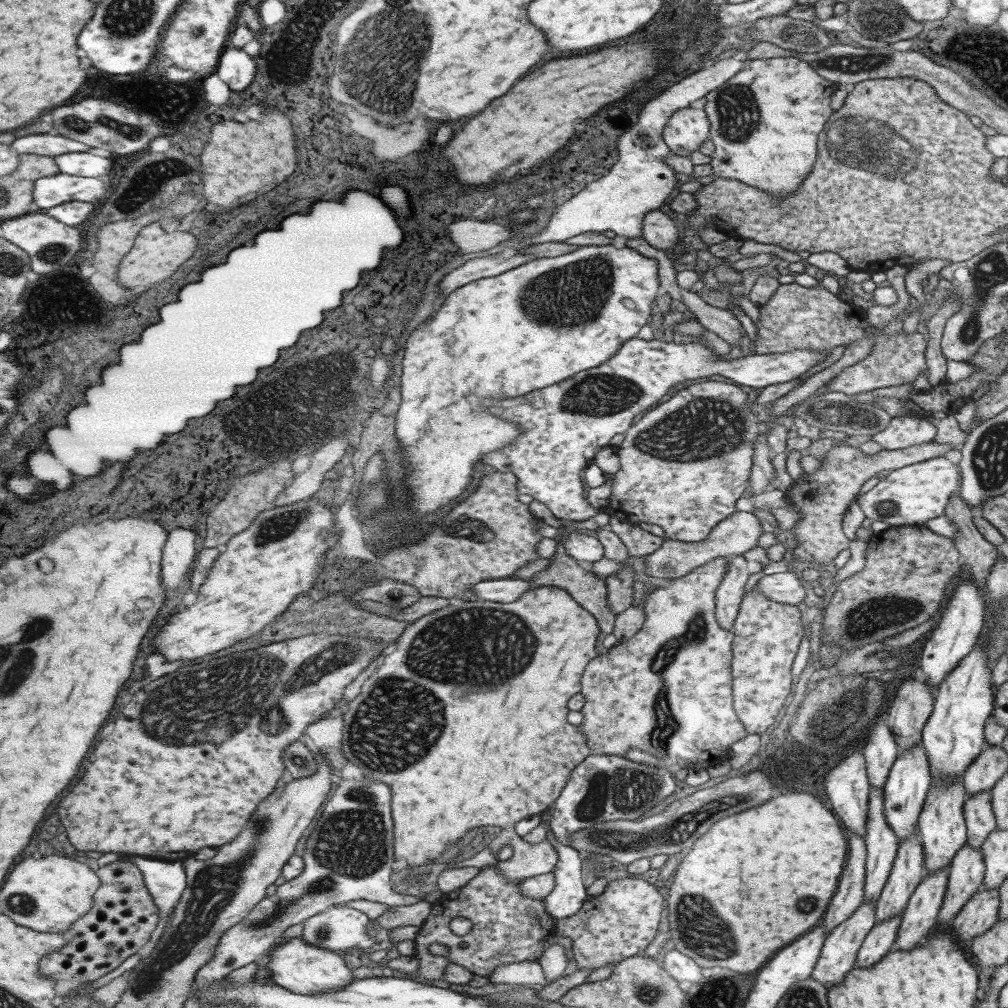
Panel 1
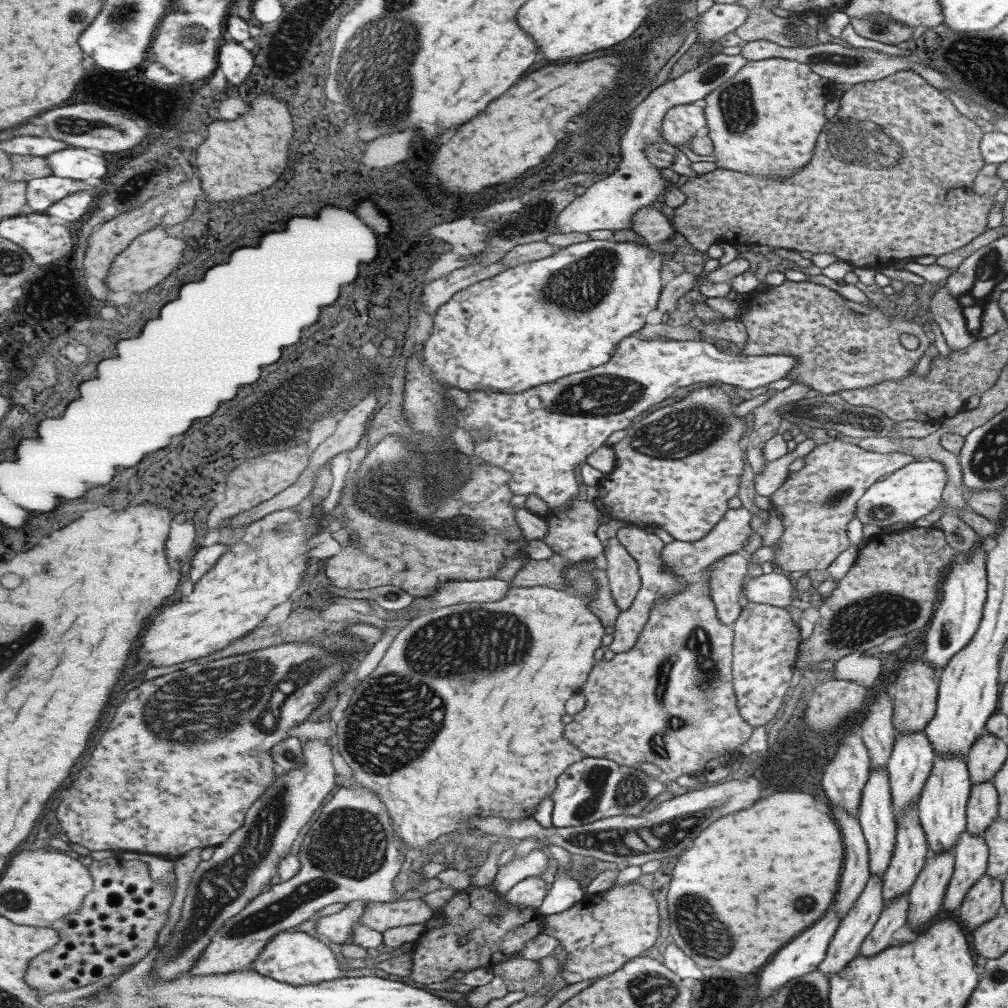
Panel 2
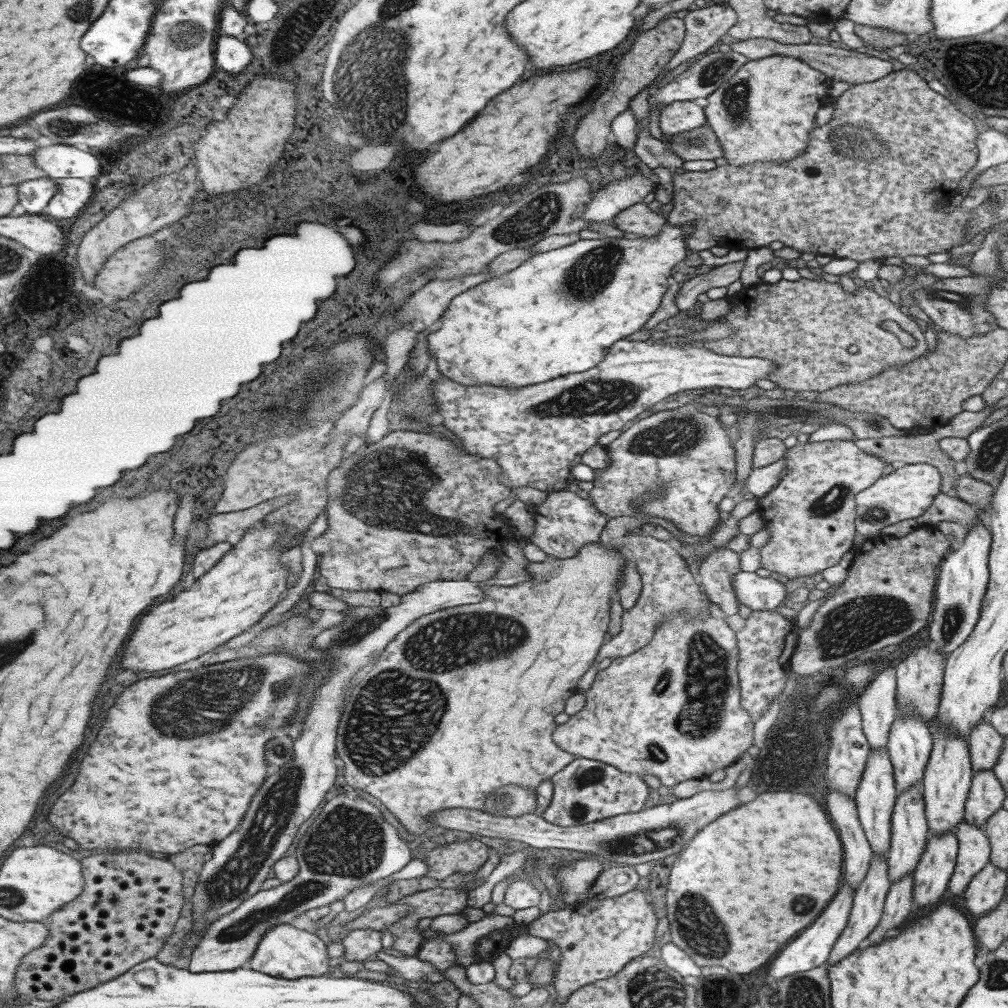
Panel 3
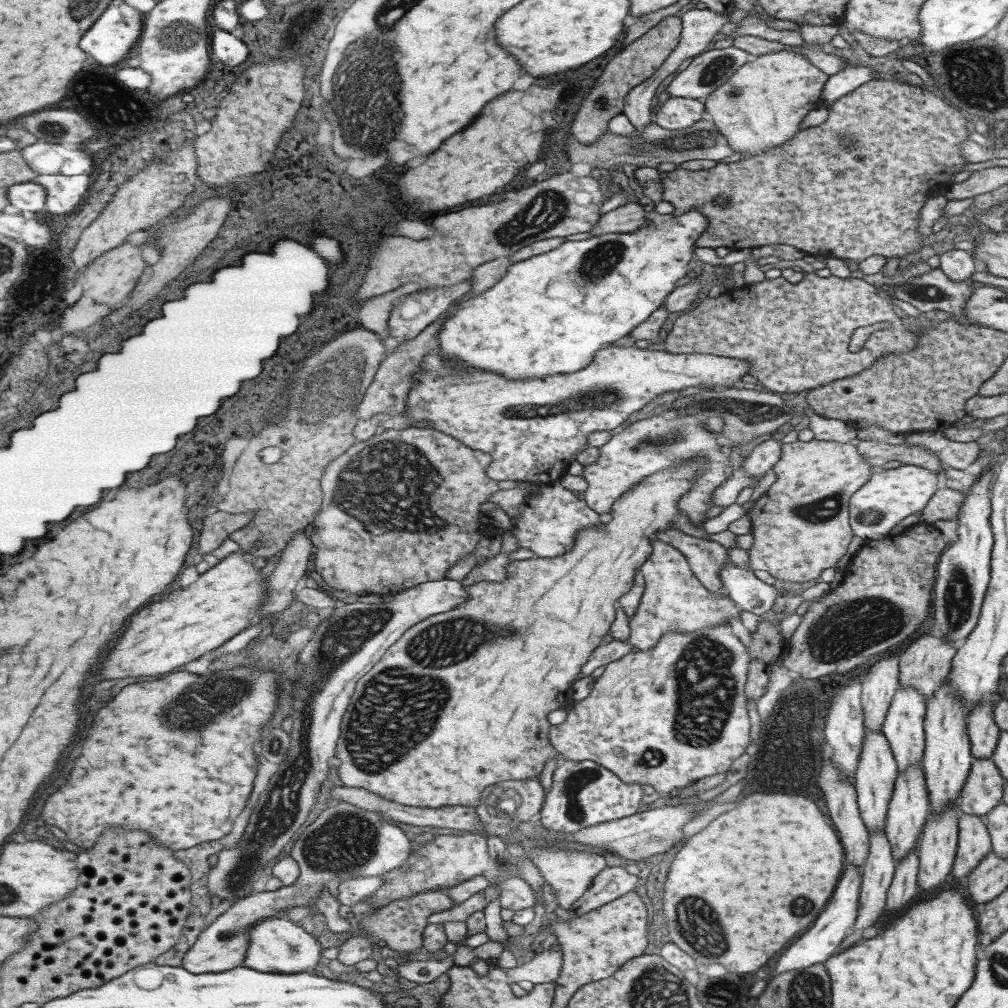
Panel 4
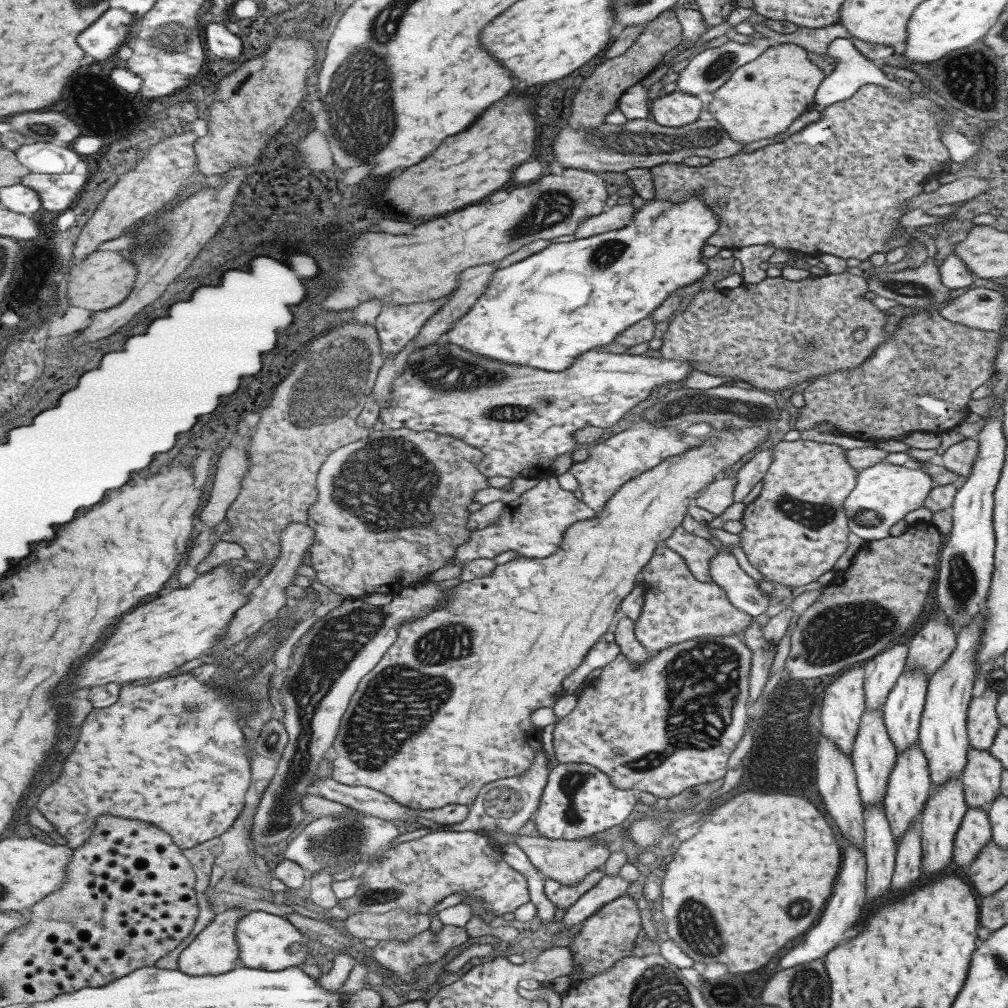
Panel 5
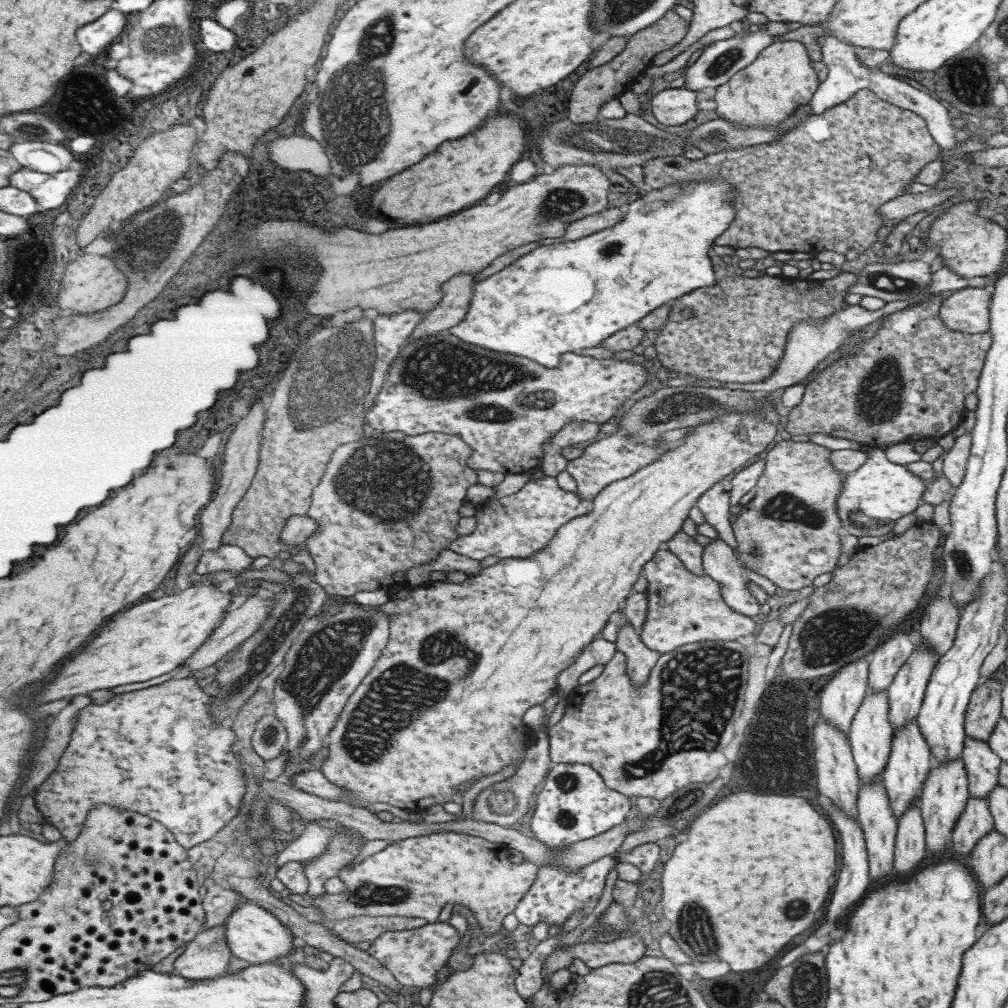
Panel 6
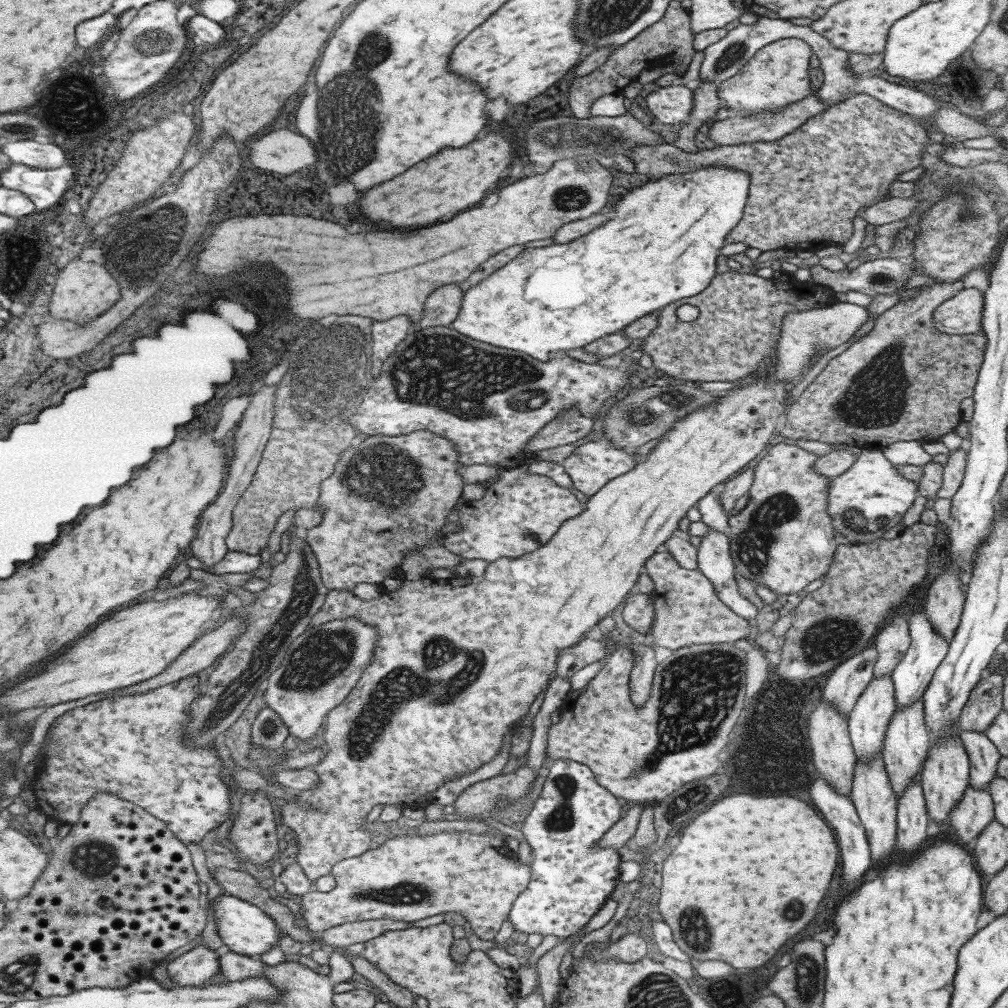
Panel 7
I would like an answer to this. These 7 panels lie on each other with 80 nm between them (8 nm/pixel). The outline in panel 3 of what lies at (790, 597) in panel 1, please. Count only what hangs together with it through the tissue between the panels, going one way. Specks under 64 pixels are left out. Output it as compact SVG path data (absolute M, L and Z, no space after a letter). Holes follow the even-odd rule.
M736 572L732 574L731 587L738 604L744 604L751 610L772 610L786 603L785 586L771 577L759 577L754 572Z

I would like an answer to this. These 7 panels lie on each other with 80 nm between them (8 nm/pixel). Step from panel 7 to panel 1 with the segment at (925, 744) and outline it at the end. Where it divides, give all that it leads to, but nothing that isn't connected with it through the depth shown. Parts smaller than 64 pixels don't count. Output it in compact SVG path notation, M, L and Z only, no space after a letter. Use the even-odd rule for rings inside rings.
M918 834L909 835L897 847L889 874L875 905L875 922L902 914L909 896L925 875L924 852Z

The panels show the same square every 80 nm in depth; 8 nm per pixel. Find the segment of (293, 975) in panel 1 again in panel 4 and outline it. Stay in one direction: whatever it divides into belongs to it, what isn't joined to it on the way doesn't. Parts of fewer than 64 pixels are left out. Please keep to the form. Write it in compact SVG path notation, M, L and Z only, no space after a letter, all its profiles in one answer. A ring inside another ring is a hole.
M282 916L264 918L264 921L259 921L251 930L251 942L249 942L245 967L264 973L306 973L317 968L317 964L325 962L321 953L319 942L312 934L307 934L301 926L293 924L291 920L284 919Z

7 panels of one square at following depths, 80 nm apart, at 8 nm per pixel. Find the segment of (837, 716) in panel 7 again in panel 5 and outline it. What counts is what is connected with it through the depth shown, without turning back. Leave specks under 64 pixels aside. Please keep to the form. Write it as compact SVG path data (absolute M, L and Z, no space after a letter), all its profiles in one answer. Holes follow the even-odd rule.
M819 733L817 741L817 772L815 772L815 786L819 788L819 796L825 804L827 814L833 818L833 822L839 826L843 836L851 840L851 844L858 849L864 847L863 842L863 817L862 802L856 785L852 760L846 757L825 735Z

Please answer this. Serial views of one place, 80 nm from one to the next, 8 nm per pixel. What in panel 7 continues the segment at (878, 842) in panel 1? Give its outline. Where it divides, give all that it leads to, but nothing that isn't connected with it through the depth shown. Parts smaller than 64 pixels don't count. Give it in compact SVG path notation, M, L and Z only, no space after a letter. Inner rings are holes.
M889 673L880 677L872 677L849 711L846 719L848 737L857 761L868 763L873 757L881 757L884 733L896 705L893 693L893 680Z

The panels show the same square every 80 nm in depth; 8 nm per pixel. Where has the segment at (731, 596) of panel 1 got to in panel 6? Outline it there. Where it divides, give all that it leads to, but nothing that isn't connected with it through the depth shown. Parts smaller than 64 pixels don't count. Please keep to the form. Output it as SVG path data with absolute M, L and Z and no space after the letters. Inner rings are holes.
M680 530L663 544L663 547L675 554L689 572L697 576L705 575L701 564L704 546L695 543L692 536L688 536Z

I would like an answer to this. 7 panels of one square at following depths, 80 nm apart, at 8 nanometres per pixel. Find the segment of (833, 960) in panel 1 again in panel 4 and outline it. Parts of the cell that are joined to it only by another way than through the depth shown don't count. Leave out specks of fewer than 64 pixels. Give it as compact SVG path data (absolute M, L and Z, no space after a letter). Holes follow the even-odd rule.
M884 831L868 833L868 851L865 862L861 866L862 877L858 894L857 916L852 927L853 933L839 943L836 952L845 952L845 948L853 946L853 942L862 940L862 930L878 925L879 920L884 916L887 890L893 880L894 865L891 847Z

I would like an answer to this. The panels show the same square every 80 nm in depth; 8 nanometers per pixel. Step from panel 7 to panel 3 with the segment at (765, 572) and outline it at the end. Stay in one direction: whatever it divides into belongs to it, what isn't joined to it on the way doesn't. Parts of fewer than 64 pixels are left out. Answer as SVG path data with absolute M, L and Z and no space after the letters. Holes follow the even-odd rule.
M826 440L823 442L796 443L785 451L785 476L773 490L758 497L753 509L759 513L763 528L768 532L768 539L758 548L761 568L777 572L788 579L797 577L819 576L824 568L835 566L841 556L852 546L855 520L854 496L867 486L871 486L881 475L889 462L877 459L857 448L854 441Z

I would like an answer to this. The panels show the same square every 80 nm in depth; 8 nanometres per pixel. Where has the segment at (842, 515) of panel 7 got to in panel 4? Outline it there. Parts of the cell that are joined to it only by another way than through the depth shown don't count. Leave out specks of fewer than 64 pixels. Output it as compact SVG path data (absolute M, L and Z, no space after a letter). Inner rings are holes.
M912 465L891 469L874 469L869 480L849 497L849 527L861 539L880 539L905 517L919 513L933 492L938 489L938 475Z

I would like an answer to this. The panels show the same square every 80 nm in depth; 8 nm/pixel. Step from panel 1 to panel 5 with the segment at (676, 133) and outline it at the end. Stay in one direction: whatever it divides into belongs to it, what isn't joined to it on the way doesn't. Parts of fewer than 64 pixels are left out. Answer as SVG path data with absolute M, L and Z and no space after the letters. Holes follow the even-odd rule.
M672 91L651 104L653 120L664 127L679 128L701 118L700 101L692 94Z

